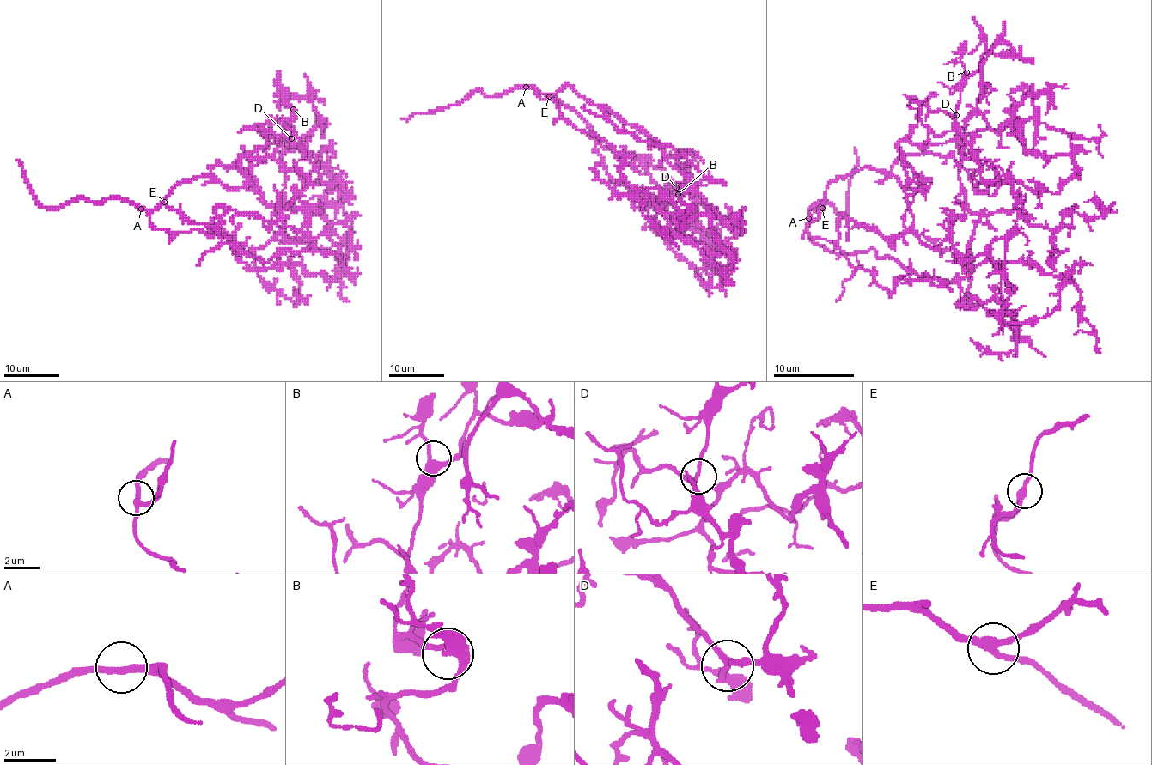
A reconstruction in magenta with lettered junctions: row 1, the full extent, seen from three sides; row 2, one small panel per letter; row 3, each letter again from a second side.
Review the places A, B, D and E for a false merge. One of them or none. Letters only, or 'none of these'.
none of these

